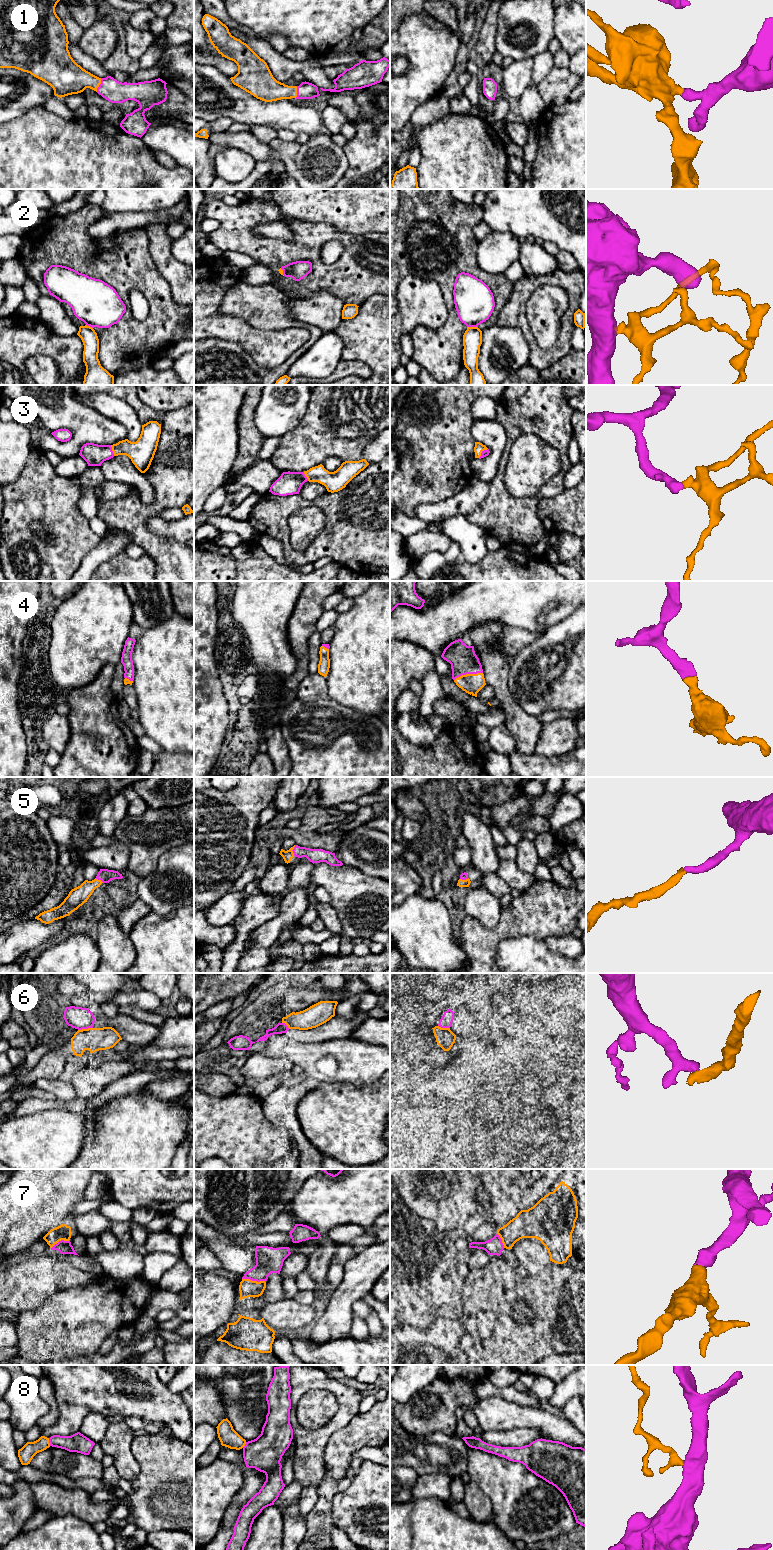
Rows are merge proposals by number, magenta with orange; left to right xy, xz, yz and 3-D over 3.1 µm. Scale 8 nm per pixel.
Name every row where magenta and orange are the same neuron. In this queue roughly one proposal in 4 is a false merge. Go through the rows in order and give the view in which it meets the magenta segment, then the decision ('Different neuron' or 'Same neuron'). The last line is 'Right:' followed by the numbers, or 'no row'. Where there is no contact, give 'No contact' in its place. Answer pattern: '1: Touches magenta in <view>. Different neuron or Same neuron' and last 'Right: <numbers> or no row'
1: Touches magenta in xy. Same neuron
2: Touches magenta in yz. Different neuron
3: Touches magenta in xy. Same neuron
4: Touches magenta in yz. Same neuron
5: Touches magenta in xz. Same neuron
6: Touches magenta in xy. Different neuron
7: Touches magenta in xz. Same neuron
8: Touches magenta in xy. Different neuron
Right: 1, 3, 4, 5, 7

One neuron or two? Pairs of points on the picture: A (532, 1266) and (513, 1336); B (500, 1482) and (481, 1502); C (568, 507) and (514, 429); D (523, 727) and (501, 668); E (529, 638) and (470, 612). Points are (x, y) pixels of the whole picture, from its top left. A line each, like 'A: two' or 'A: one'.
A: two
B: two
C: two
D: one
E: two

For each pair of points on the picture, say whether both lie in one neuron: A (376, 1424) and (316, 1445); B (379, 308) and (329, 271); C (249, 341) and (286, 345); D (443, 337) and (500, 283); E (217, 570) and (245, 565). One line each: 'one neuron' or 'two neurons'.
A: two neurons
B: two neurons
C: one neuron
D: one neuron
E: two neurons

